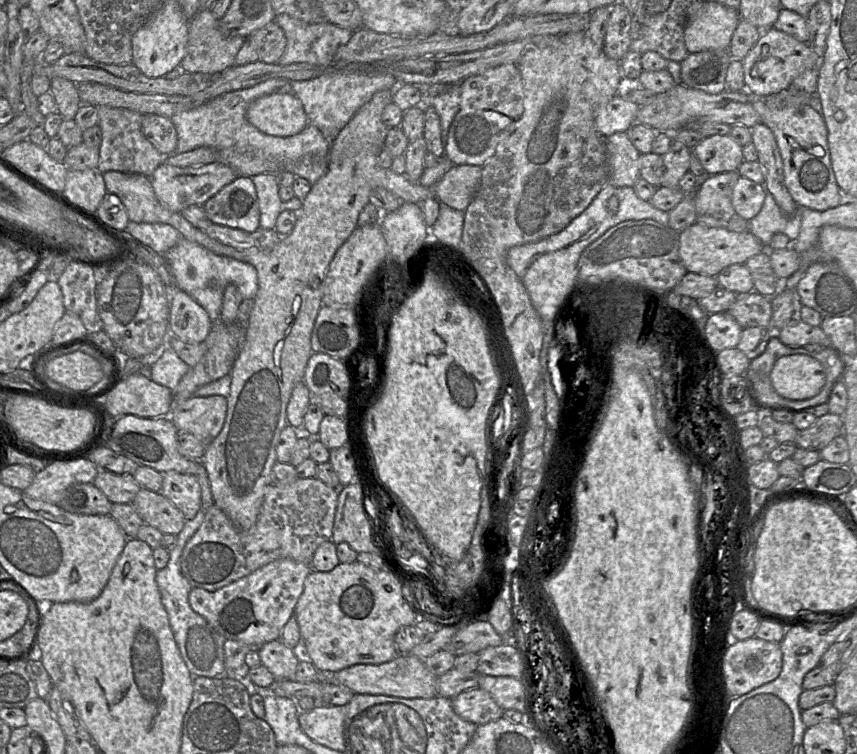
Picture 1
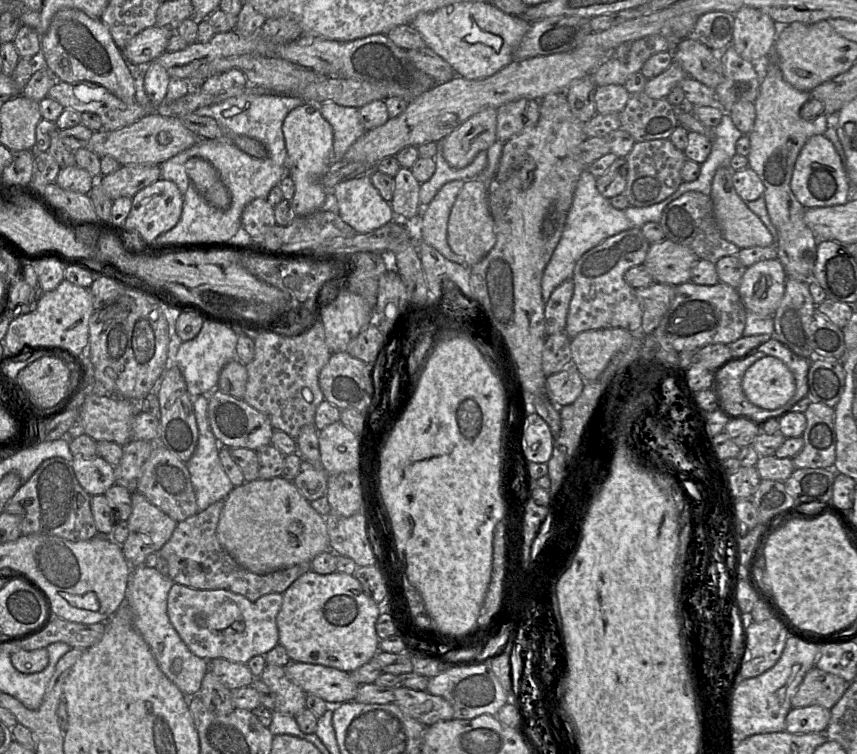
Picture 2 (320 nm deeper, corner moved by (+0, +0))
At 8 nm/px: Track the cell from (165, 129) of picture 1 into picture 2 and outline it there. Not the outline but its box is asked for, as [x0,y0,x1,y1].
[184,157,230,210]

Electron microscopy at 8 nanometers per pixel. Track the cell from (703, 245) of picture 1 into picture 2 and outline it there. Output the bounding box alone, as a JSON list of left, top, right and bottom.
[643,239,698,286]

